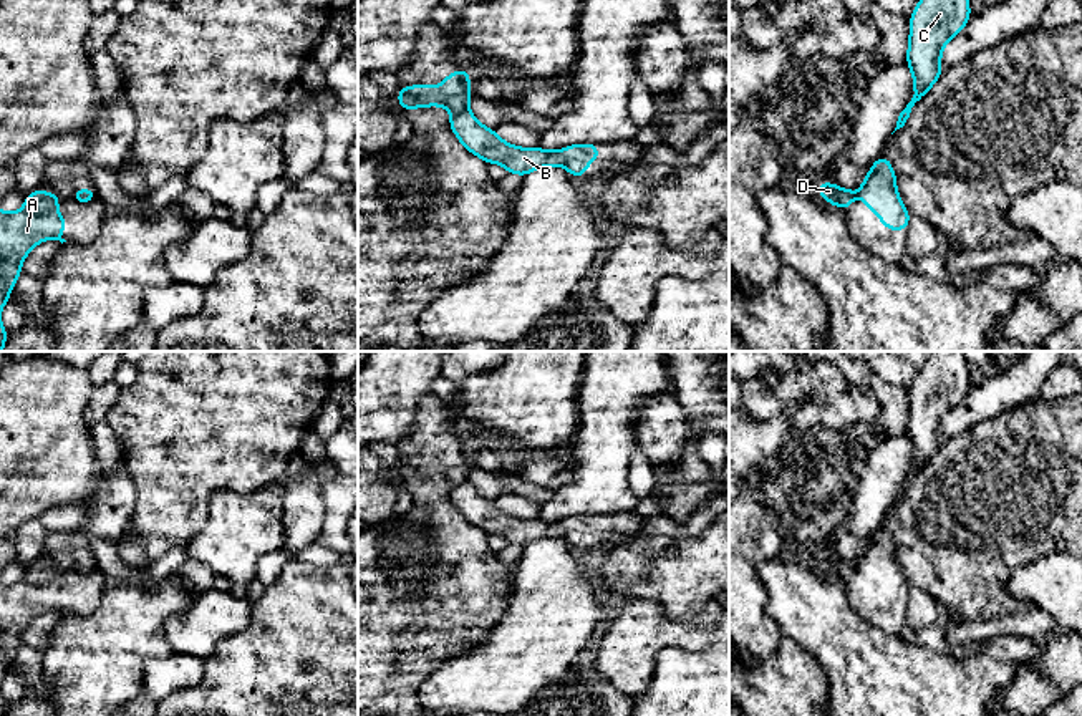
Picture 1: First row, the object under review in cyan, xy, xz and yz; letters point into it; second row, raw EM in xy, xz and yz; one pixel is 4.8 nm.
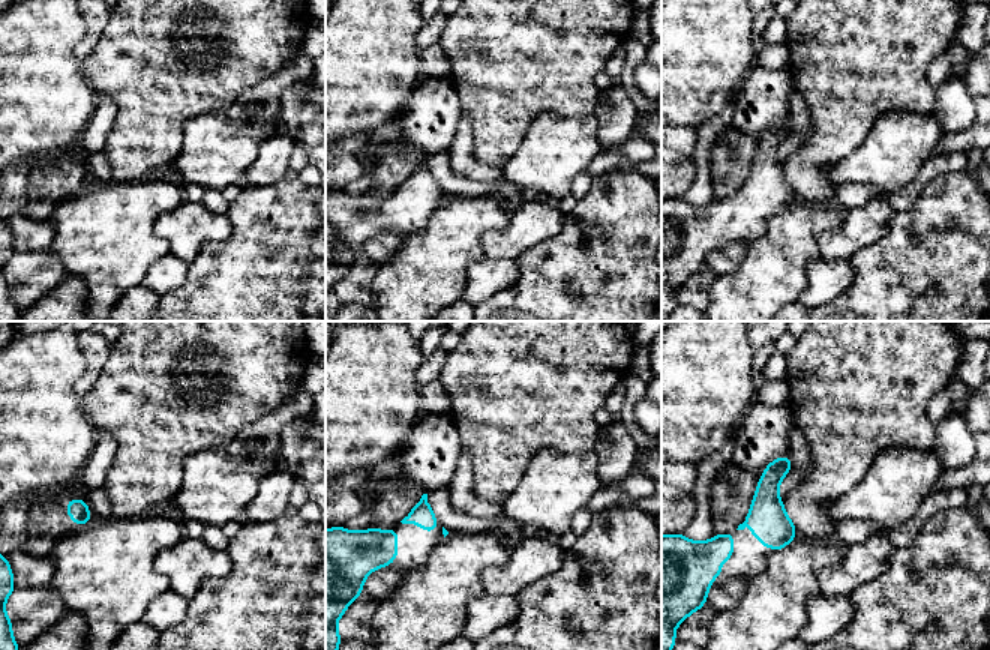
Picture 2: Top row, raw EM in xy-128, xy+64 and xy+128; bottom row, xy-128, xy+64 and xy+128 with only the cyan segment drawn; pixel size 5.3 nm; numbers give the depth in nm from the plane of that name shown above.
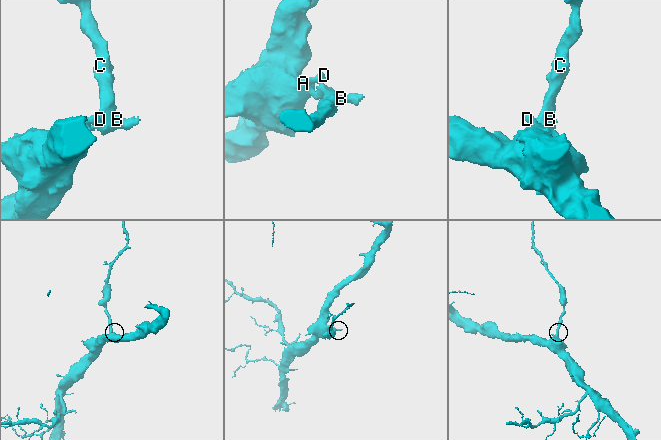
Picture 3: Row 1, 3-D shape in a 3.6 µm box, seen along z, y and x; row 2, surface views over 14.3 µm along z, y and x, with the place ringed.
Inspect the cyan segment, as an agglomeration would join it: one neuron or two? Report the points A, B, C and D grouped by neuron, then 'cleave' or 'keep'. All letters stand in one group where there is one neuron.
groups A B C / D; cleave

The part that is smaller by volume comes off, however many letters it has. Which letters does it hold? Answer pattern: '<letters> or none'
D

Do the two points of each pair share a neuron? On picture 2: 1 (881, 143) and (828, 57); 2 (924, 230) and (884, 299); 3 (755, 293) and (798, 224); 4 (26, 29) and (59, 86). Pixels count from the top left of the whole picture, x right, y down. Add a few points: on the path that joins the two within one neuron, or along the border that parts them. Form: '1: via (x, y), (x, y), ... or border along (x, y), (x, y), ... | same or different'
1: border along (902, 108), (884, 111), (866, 138), (849, 155) | different
2: via (924, 246), (924, 258), (900, 282) | same
3: via (770, 276), (791, 240) | same
4: via (26, 42), (26, 53), (45, 72) | same

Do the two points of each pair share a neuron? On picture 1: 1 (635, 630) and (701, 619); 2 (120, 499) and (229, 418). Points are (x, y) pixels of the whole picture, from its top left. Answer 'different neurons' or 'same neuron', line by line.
1: same neuron
2: different neurons

